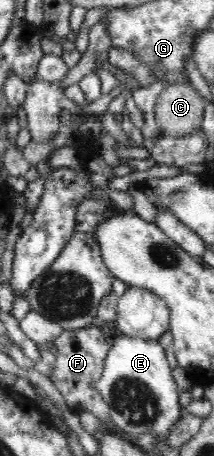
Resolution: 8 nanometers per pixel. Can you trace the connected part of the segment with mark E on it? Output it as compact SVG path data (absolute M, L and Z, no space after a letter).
M120 335L115 337L113 346L105 358L105 366L101 378L93 384L102 399L109 405L110 419L116 430L139 438L139 434L152 434L155 440L166 440L170 428L181 418L179 393L172 376L173 366L167 362L165 348L157 340L143 340L139 337Z

